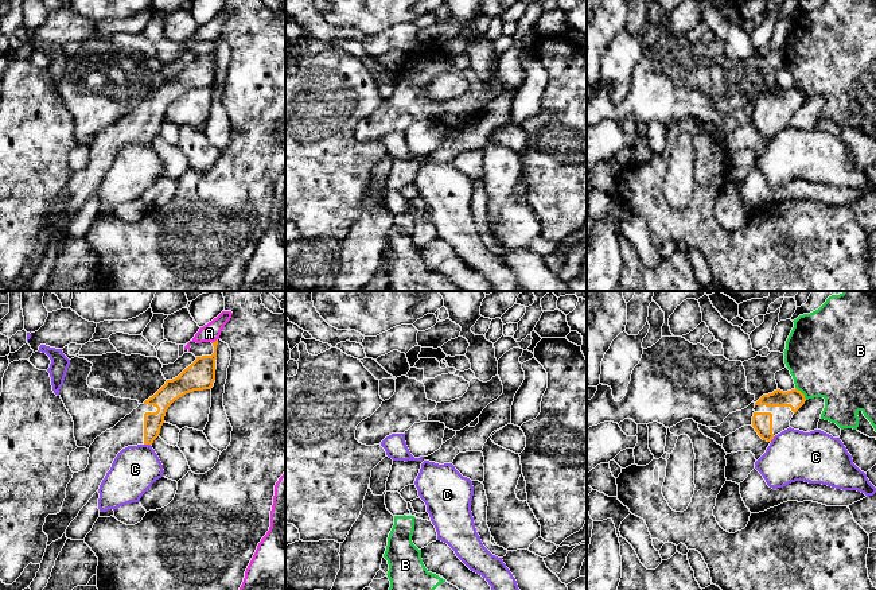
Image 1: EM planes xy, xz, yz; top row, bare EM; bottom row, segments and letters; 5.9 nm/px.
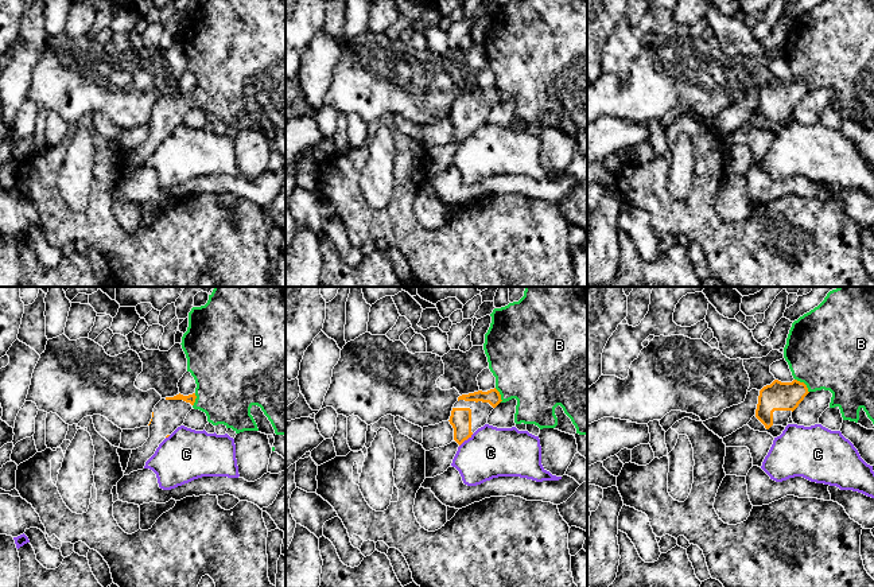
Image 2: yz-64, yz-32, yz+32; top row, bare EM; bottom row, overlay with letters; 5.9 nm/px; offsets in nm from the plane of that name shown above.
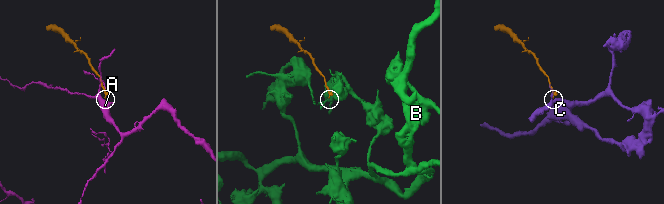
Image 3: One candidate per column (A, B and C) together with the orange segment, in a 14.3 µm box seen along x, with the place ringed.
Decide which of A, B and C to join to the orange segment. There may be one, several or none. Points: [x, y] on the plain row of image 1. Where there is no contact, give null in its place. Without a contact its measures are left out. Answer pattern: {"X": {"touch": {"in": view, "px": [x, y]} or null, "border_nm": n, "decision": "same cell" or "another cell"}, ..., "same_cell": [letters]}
{"A": {"touch": {"in": "xy", "px": [215, 39]}, "border_nm": 50, "decision": "another cell"}, "B": {"touch": {"in": "yz", "px": [802, 92]}, "border_nm": 100, "decision": "another cell"}, "C": {"touch": {"in": "xy", "px": [147, 142]}, "border_nm": 40, "decision": "another cell"}, "same_cell": []}

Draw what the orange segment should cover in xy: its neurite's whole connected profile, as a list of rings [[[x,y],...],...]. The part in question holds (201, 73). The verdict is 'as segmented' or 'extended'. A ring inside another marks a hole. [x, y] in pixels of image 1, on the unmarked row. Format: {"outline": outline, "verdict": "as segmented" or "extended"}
{"outline": [[[218,38],[213,40],[211,54],[196,55],[178,75],[167,78],[152,96],[94,137],[89,145],[89,163],[73,172],[61,210],[46,216],[43,230],[48,234],[47,244],[62,237],[70,221],[100,187],[122,147],[152,143],[160,132],[168,105],[175,98],[194,89],[211,88],[215,78],[217,43]]], "verdict": "extended"}

